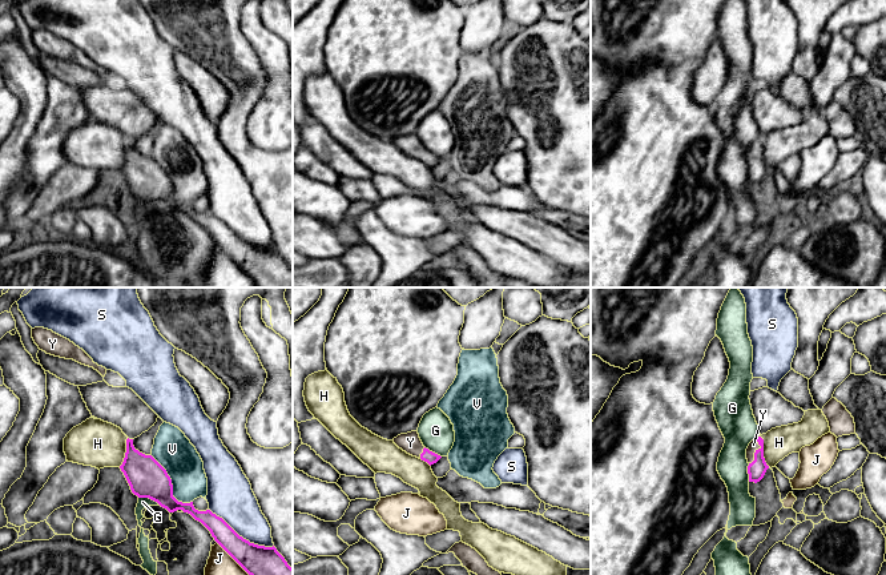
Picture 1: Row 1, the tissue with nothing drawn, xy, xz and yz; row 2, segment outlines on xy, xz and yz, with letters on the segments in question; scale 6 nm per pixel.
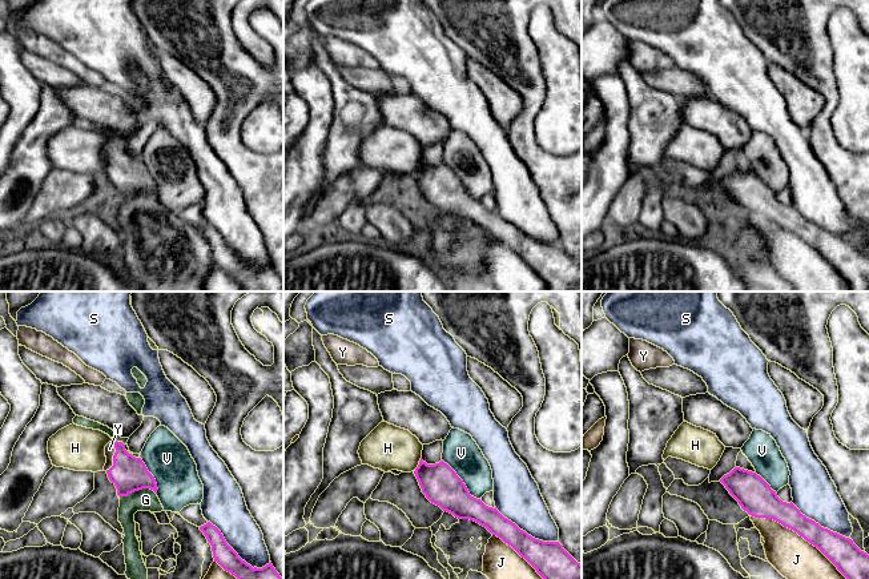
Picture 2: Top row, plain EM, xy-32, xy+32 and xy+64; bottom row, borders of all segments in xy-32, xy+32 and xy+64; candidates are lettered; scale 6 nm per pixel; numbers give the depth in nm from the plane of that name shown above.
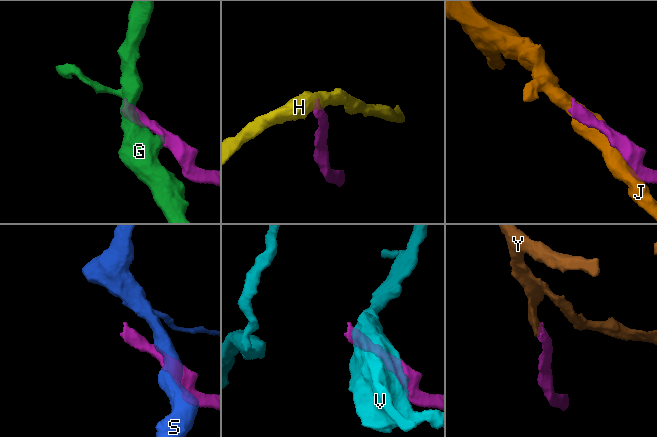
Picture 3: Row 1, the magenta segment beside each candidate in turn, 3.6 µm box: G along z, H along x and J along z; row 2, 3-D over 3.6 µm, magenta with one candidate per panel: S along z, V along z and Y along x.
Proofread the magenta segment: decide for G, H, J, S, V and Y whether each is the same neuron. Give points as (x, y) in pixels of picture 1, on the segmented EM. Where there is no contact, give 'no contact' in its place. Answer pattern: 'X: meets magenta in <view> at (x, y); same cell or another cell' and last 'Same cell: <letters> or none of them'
G: meets magenta in xy at (149, 498); another cell
H: meets magenta in yz at (762, 451); another cell
J: meets magenta in xy at (233, 558); another cell
S: meets magenta in xy at (241, 537); another cell
V: meets magenta in xy at (172, 485); another cell
Y: meets magenta in yz at (756, 451); same cell
Same cell: Y

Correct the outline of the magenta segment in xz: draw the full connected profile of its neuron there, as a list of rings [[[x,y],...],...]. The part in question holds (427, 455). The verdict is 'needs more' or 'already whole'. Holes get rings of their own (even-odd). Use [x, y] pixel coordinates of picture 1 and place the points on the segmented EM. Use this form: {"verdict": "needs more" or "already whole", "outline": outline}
{"verdict": "needs more", "outline": [[[411,431],[407,434],[400,434],[392,439],[394,443],[406,451],[407,454],[416,457],[430,466],[436,463],[442,457],[426,449],[419,438],[418,431]]]}

